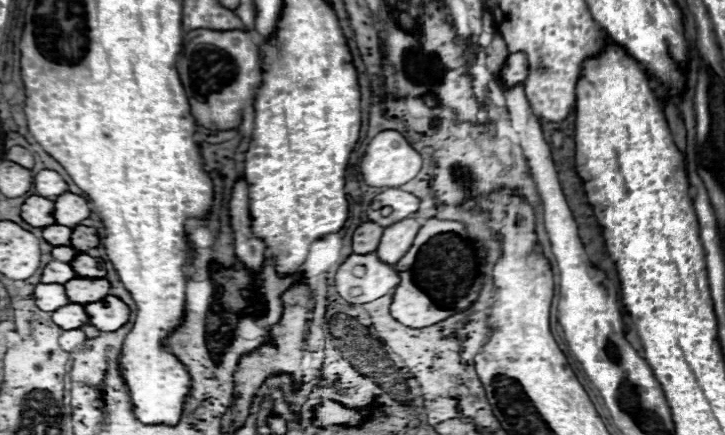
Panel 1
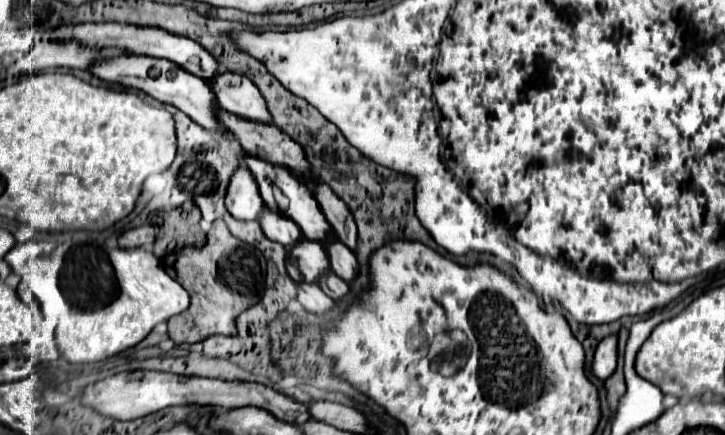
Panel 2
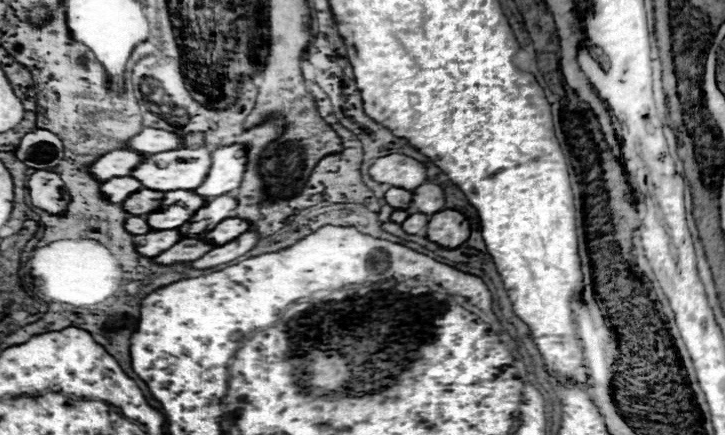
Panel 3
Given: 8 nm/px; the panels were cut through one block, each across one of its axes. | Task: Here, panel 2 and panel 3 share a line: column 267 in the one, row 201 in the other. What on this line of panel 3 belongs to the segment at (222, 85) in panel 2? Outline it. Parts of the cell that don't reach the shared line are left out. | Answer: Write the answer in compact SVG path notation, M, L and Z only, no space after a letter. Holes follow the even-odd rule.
M120 176L114 180L108 180L100 186L100 194L110 202L110 204L122 204L130 194L138 192L142 186L138 184L138 180L134 180L132 176Z

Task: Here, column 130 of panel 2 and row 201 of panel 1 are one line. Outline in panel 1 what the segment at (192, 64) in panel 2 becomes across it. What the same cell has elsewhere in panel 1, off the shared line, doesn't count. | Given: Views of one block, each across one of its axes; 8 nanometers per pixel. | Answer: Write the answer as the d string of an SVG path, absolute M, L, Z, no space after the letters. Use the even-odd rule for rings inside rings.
M34 194L22 204L22 218L36 228L50 226L54 224L54 202Z

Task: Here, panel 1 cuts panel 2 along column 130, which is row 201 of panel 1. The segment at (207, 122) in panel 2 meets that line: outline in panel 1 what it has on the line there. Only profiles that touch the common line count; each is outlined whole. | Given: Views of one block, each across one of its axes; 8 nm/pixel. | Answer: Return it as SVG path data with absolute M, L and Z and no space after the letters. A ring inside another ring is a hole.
M66 192L54 200L54 218L58 224L74 228L80 224L80 220L90 216L88 202L72 192Z

